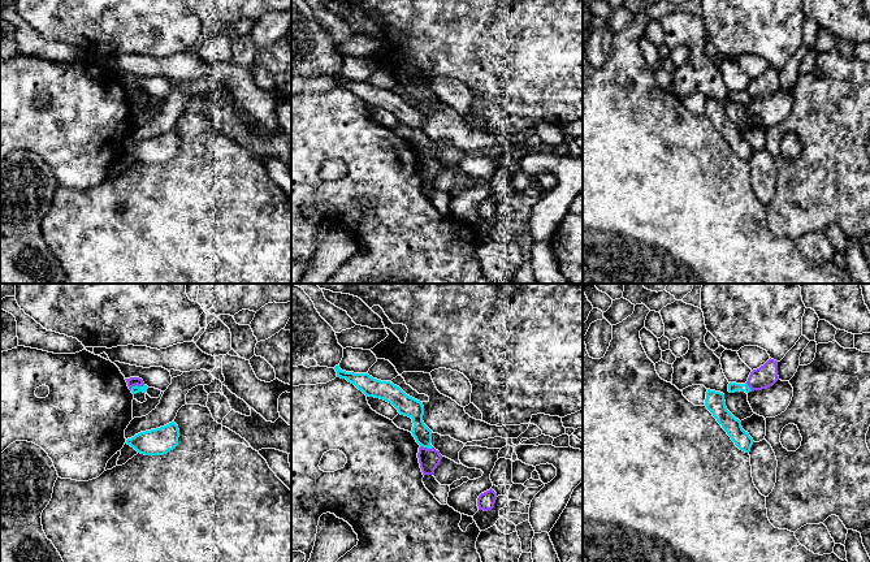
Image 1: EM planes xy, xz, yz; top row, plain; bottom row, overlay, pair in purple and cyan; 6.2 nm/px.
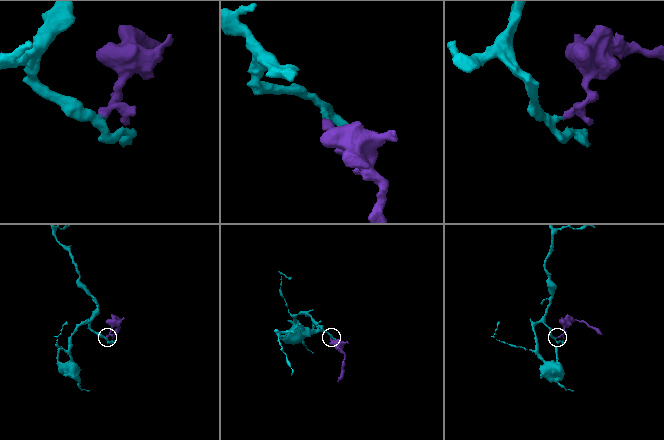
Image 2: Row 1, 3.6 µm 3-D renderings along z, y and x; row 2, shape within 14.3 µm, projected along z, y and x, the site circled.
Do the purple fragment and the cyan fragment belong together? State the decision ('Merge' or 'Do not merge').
Do not merge

